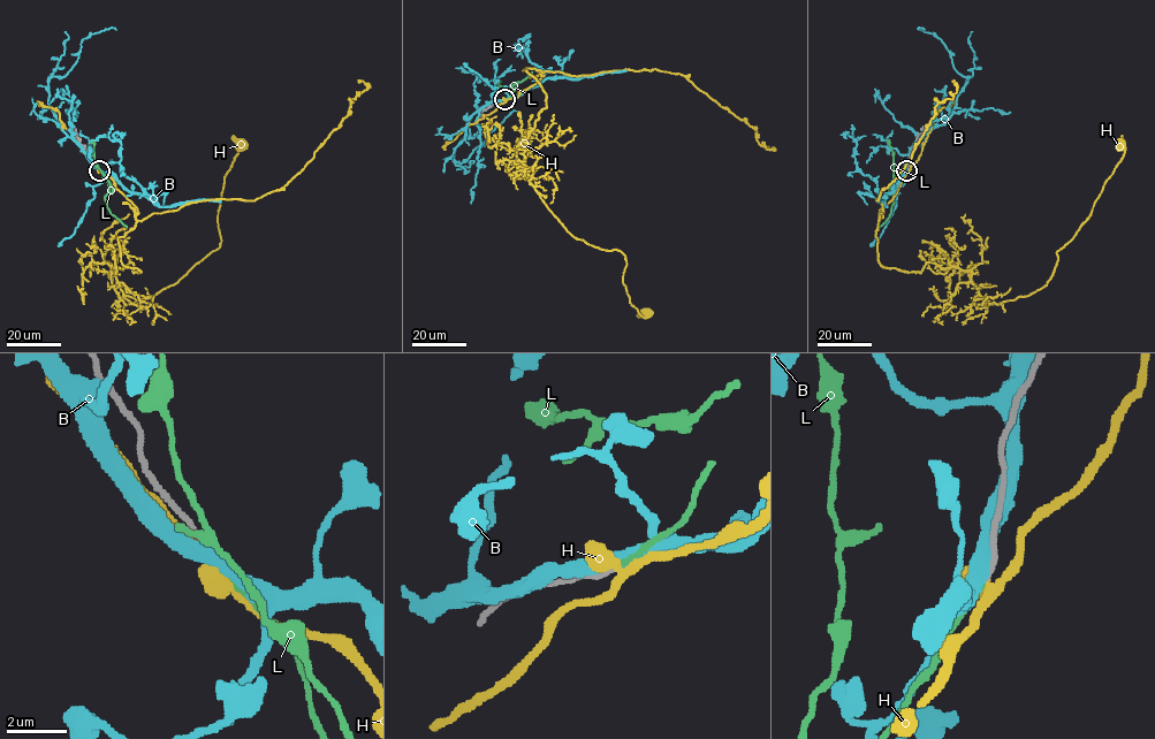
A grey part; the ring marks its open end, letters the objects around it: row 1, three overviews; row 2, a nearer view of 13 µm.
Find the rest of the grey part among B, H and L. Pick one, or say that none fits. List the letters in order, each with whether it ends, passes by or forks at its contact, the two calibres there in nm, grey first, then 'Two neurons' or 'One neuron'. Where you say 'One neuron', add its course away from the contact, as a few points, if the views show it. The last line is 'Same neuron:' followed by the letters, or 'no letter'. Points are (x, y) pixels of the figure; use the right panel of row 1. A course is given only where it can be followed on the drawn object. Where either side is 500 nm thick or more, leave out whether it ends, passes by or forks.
B: It passes by. Thickness 200 nm (grey) against 440 nm. Two neurons
H: Thickness 170 nm (grey) against 500 nm. Two neurons
L: It ends there. Thickness 170 nm (grey) against 160 nm. One neuron. Its course: (907, 170), (897, 188), (889, 192), (894, 152), (889, 139)
Same neuron: L

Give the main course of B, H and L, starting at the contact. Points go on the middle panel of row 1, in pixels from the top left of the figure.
B: (503, 100), (487, 103), (472, 115), (465, 137), (454, 149), (454, 160), (464, 162), (514, 111), (522, 117)
H: (504, 100), (540, 70), (523, 70), (546, 106), (514, 162), (570, 234), (625, 257), (629, 302), (647, 311)
L: (504, 100), (511, 94), (517, 82), (513, 86), (500, 86), (496, 82)

